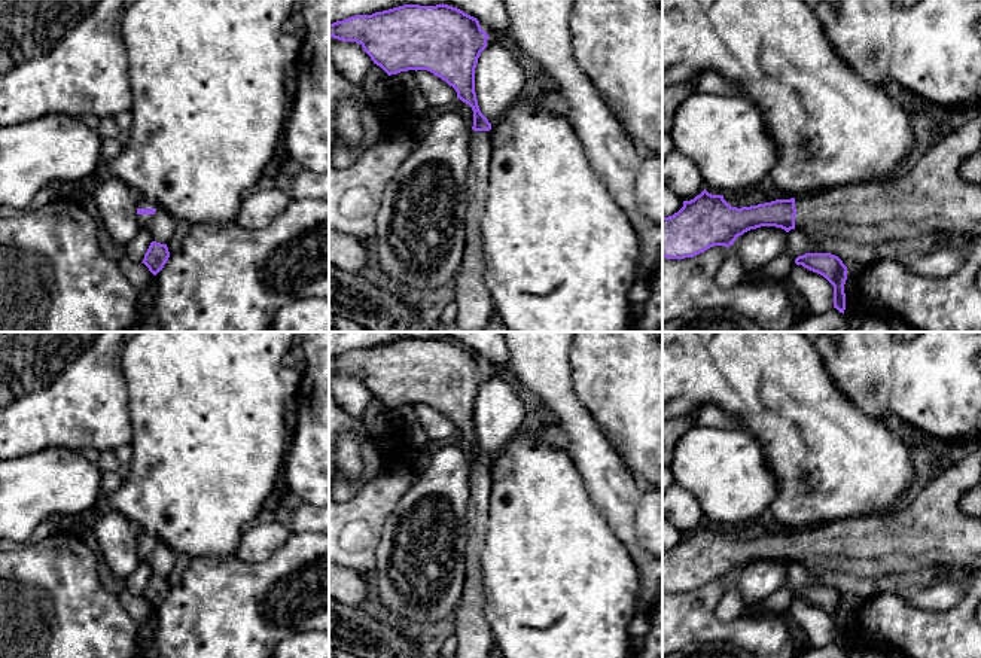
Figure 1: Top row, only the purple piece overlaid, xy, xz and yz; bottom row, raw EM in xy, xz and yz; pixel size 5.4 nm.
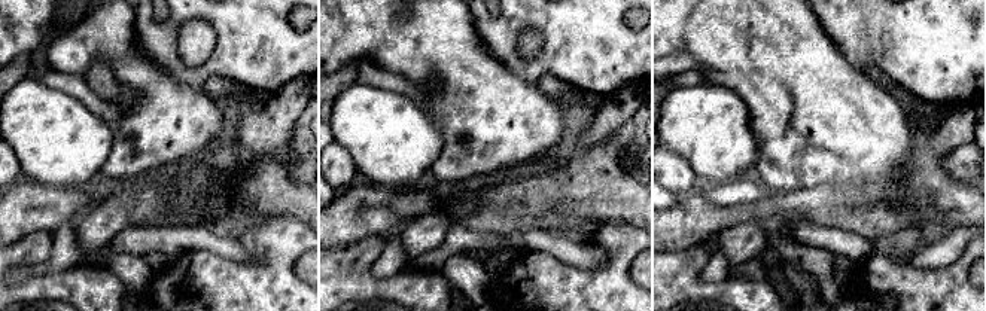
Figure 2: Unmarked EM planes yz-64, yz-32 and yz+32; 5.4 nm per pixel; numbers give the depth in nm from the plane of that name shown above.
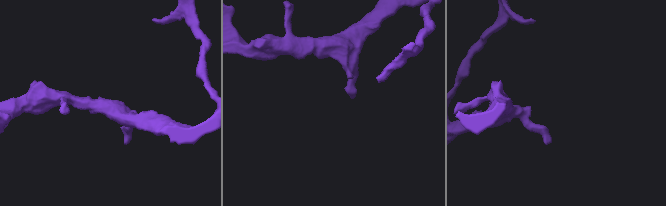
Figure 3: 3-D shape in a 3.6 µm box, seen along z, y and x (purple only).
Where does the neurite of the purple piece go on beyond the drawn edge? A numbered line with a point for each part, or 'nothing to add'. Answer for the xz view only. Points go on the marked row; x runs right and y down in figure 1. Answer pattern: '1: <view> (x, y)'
1: xz (474, 302)

